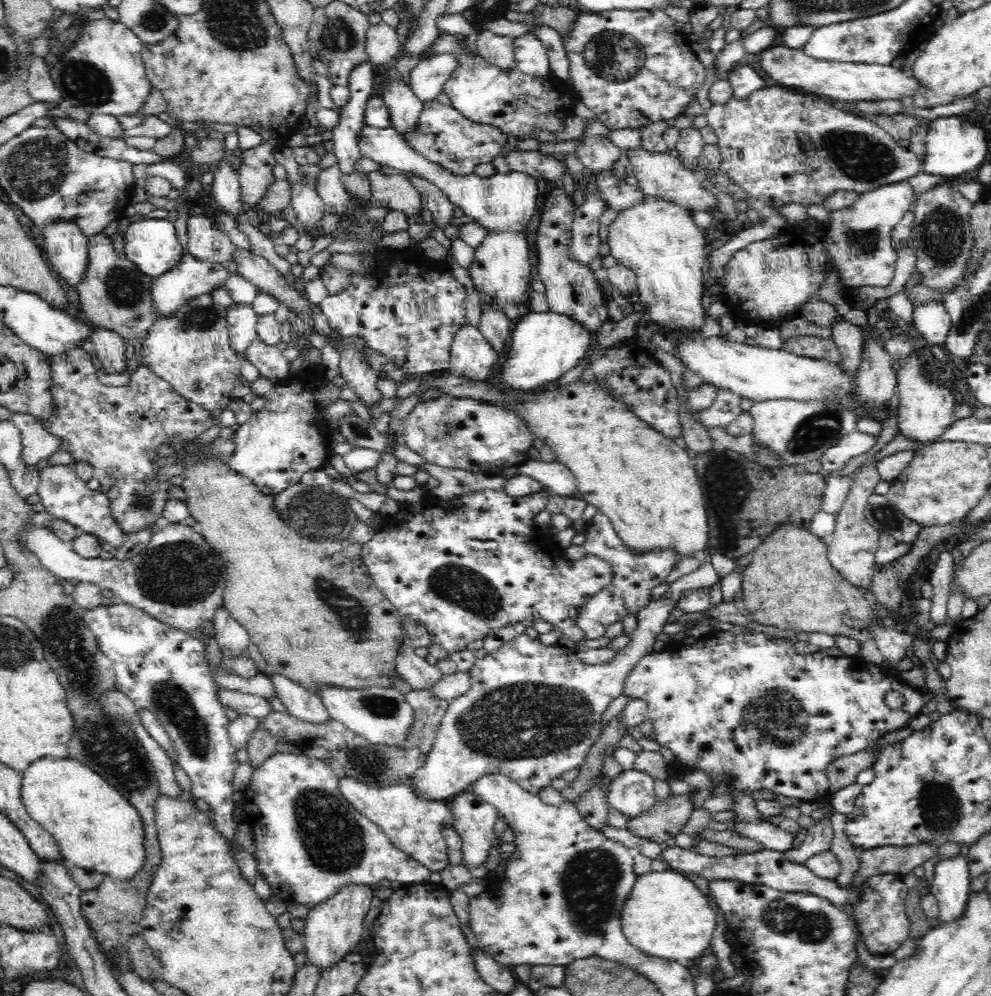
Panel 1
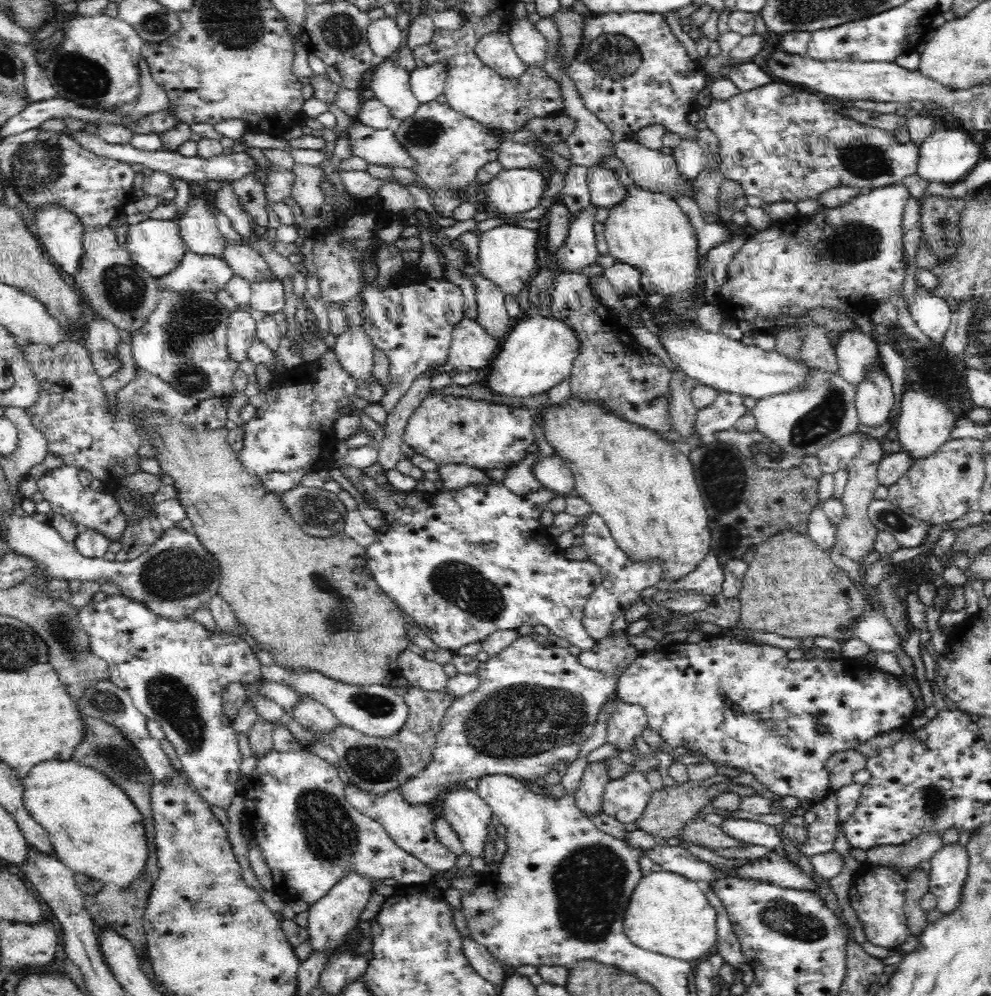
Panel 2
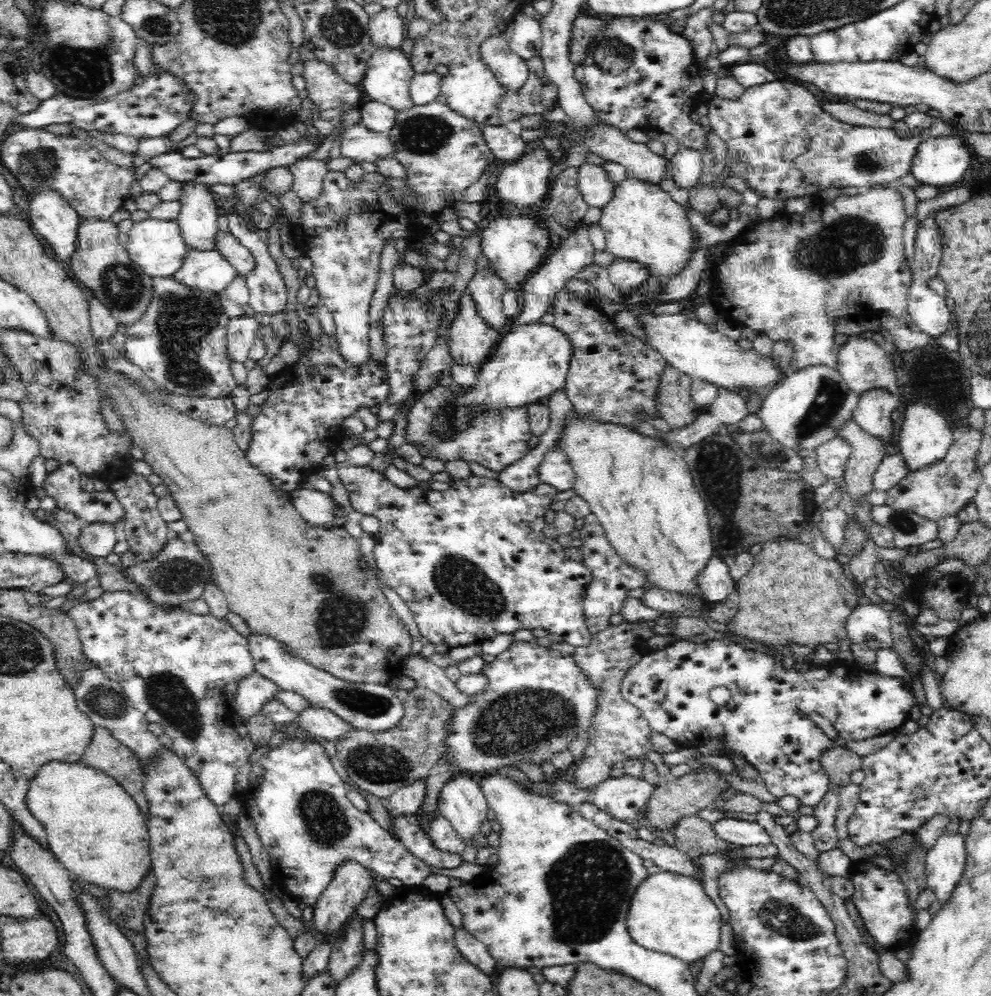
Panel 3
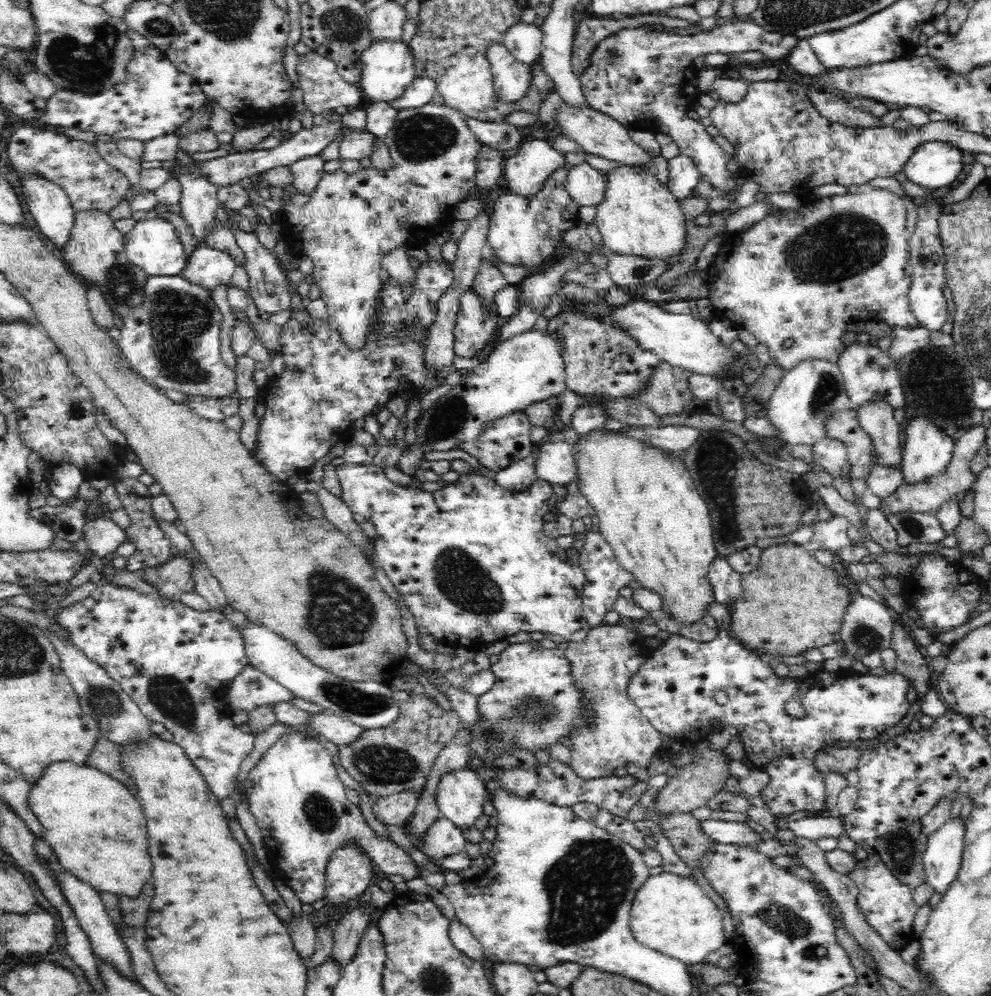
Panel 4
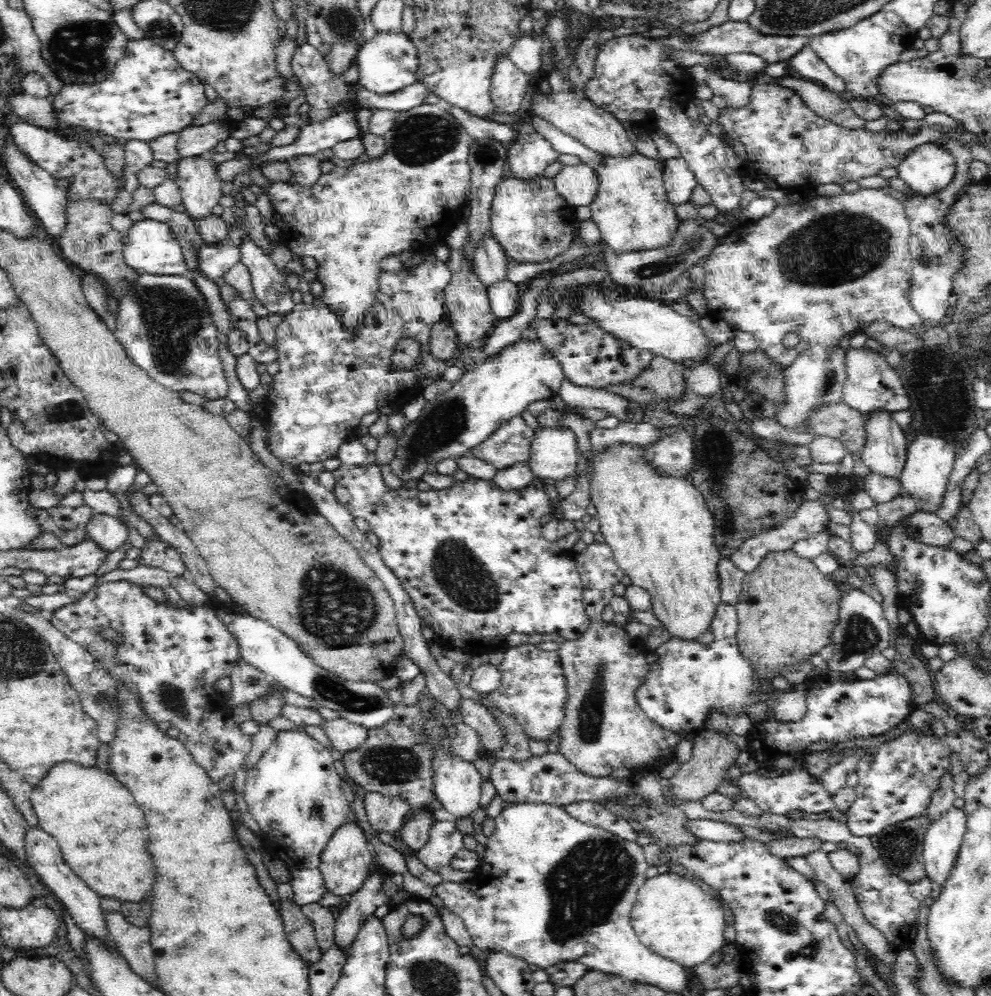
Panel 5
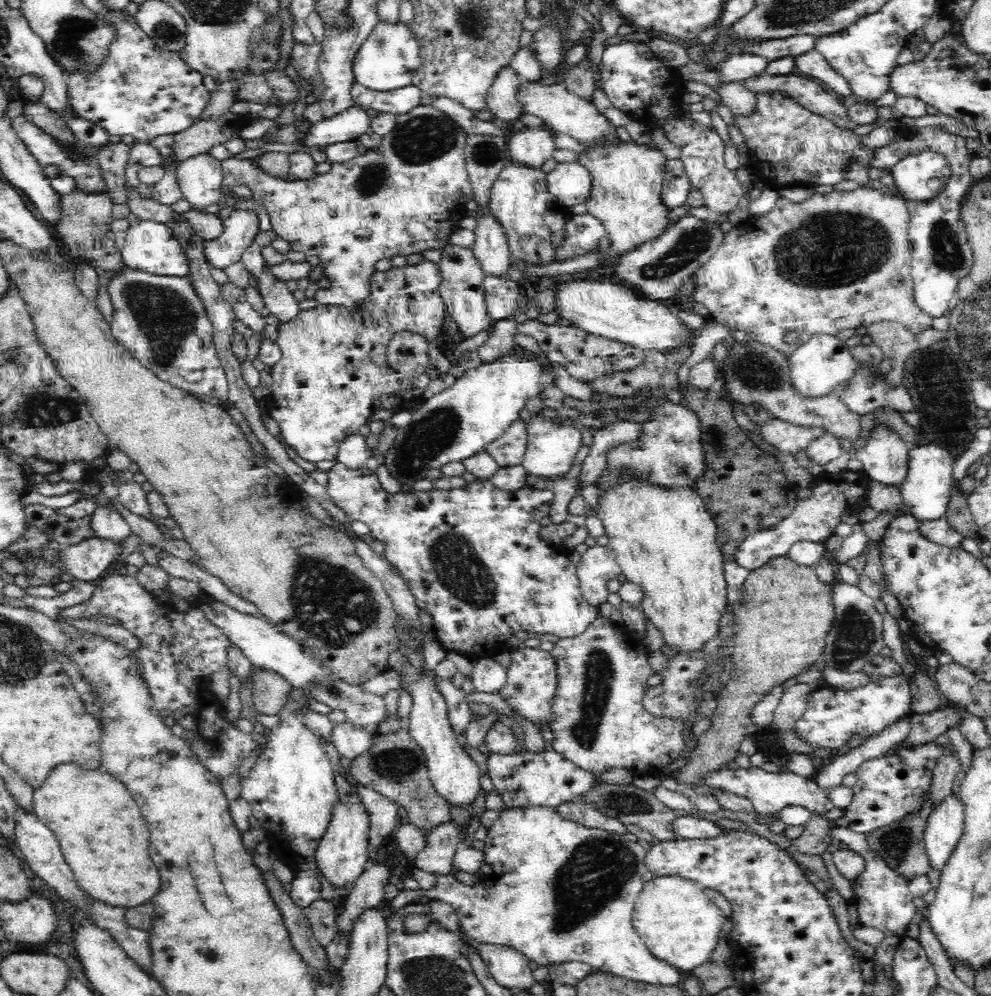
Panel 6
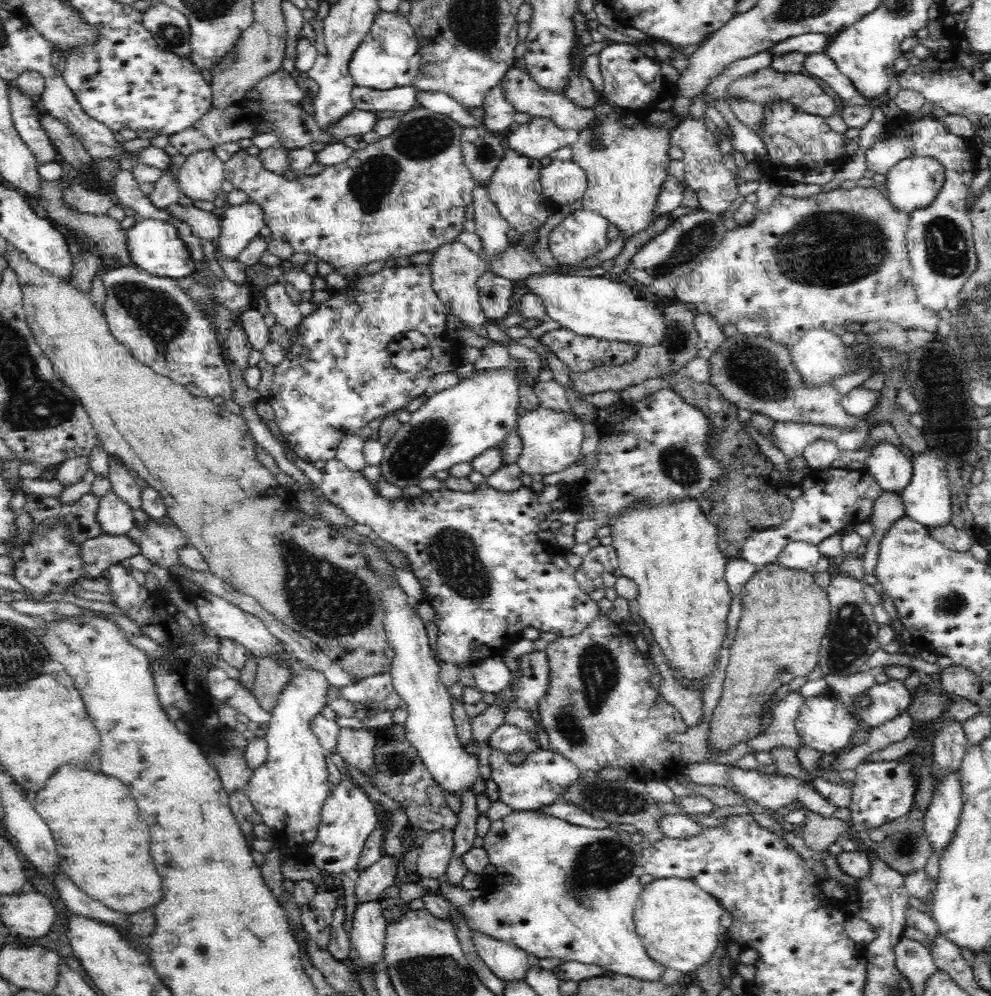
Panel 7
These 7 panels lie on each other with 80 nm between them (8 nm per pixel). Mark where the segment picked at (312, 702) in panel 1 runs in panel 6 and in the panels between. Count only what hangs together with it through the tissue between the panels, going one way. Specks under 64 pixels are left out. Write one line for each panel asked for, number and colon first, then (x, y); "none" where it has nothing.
2: (316, 717)
3: (321, 722)
4: (338, 730)
5: (344, 736)
6: (351, 740)

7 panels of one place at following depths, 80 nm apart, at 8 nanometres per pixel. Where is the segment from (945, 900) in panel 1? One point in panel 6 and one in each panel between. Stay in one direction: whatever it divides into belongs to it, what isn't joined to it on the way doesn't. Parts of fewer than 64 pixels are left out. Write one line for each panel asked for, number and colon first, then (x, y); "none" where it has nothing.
2: (949, 867)
3: (945, 861)
4: (942, 858)
5: (942, 841)
6: (943, 829)

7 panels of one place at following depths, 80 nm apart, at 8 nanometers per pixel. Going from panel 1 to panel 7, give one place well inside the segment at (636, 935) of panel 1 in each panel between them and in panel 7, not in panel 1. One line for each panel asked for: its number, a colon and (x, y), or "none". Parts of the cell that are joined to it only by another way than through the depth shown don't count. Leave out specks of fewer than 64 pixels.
2: (669, 914)
3: (670, 912)
4: (670, 913)
5: (673, 916)
6: (679, 920)
7: (679, 923)

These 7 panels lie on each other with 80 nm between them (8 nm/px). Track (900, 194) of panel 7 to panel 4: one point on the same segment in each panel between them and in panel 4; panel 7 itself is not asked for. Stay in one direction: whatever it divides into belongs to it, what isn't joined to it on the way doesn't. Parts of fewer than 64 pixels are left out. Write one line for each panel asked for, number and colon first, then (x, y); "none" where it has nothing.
4: (936, 165)
5: (929, 168)
6: (919, 177)

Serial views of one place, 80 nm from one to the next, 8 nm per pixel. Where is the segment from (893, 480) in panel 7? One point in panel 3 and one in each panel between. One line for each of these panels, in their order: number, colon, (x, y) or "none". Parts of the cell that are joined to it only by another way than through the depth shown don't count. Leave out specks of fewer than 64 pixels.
3: (874, 407)
4: (875, 417)
5: (884, 453)
6: (885, 458)

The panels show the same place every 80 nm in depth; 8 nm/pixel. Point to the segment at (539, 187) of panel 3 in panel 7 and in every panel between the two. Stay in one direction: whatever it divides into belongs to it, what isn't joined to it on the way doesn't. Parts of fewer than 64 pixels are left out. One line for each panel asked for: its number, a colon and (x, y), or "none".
4: (525, 171)
5: (529, 155)
6: (530, 146)
7: (538, 138)

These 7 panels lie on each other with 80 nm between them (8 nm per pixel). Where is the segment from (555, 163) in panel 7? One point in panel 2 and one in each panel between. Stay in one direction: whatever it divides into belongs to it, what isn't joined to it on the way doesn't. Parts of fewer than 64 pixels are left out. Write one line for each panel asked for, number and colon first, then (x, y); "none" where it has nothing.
2: (605, 190)
3: (594, 184)
4: (585, 184)
5: (577, 184)
6: (570, 183)

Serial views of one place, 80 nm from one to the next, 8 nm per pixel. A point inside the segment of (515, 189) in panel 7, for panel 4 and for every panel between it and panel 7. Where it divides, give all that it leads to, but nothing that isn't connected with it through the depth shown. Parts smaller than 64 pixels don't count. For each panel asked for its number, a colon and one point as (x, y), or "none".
4: (525, 230)
5: (532, 222)
6: (532, 219)

